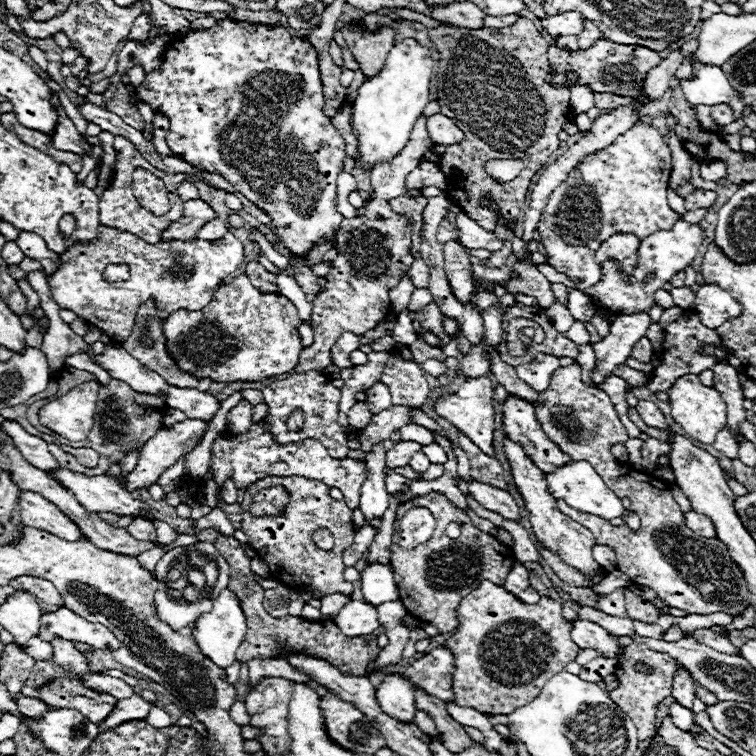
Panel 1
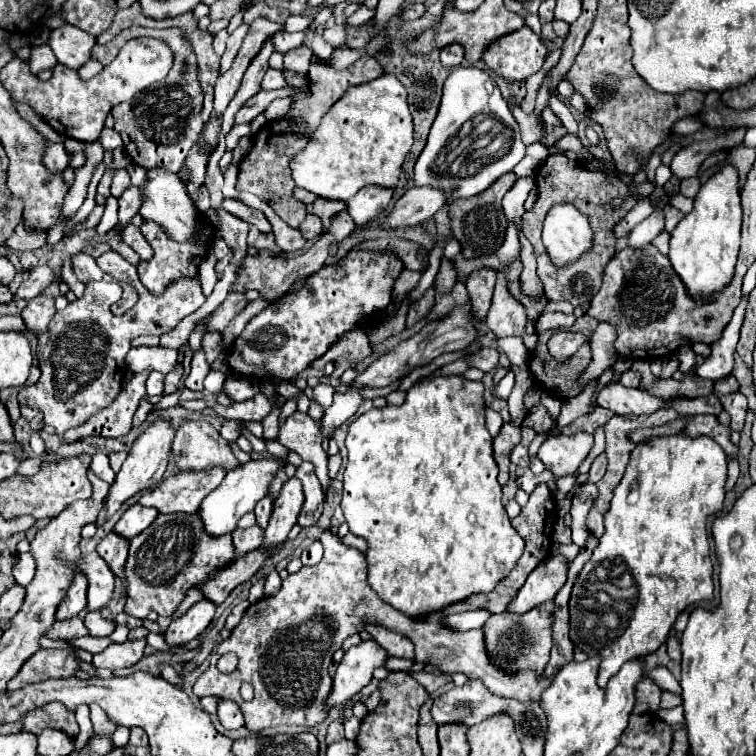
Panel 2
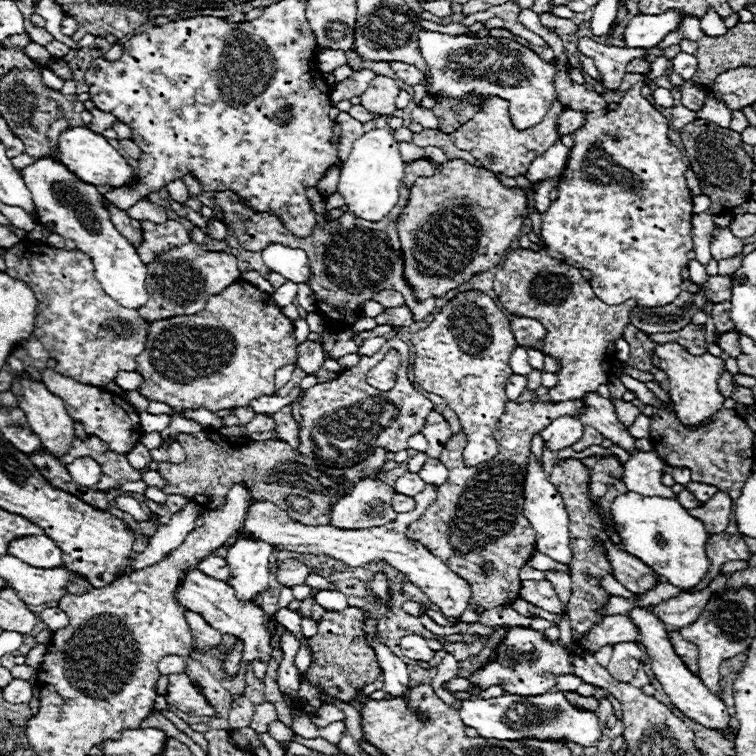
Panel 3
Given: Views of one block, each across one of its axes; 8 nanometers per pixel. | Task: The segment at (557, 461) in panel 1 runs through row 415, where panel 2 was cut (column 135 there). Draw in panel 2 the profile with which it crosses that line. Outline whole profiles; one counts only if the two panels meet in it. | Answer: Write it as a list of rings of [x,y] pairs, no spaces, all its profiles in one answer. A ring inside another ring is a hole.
[[[134,504],[116,522],[114,532],[122,534],[124,538],[130,540],[130,538],[138,536],[142,530],[146,530],[154,522],[156,516],[158,516],[158,510],[150,510],[150,508],[142,506],[142,504]]]

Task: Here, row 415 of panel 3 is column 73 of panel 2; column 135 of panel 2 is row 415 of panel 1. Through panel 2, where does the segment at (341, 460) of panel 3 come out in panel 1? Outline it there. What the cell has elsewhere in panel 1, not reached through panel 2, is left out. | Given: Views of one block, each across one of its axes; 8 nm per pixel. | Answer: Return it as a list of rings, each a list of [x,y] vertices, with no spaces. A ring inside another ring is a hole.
[[[310,370],[306,374],[292,374],[286,380],[272,382],[262,390],[264,398],[262,402],[268,406],[266,422],[270,422],[270,432],[274,434],[274,442],[288,444],[288,442],[302,442],[306,438],[314,438],[322,442],[322,446],[328,448],[328,454],[334,458],[346,458],[348,456],[348,436],[346,430],[338,424],[338,402],[340,402],[340,390],[332,386],[332,380],[324,374]],[[294,408],[302,408],[306,414],[304,430],[300,432],[288,432],[286,430],[286,418]]]

